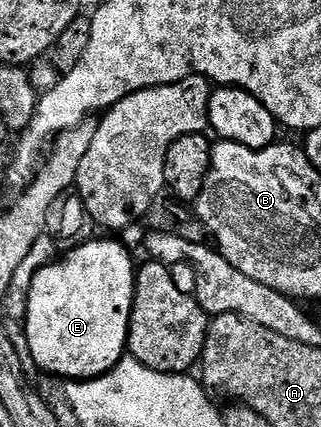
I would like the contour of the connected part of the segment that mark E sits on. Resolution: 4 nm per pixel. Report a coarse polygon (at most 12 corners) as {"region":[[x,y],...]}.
{"region":[[72,246],[33,277],[30,362],[95,379],[127,351],[137,263]]}

